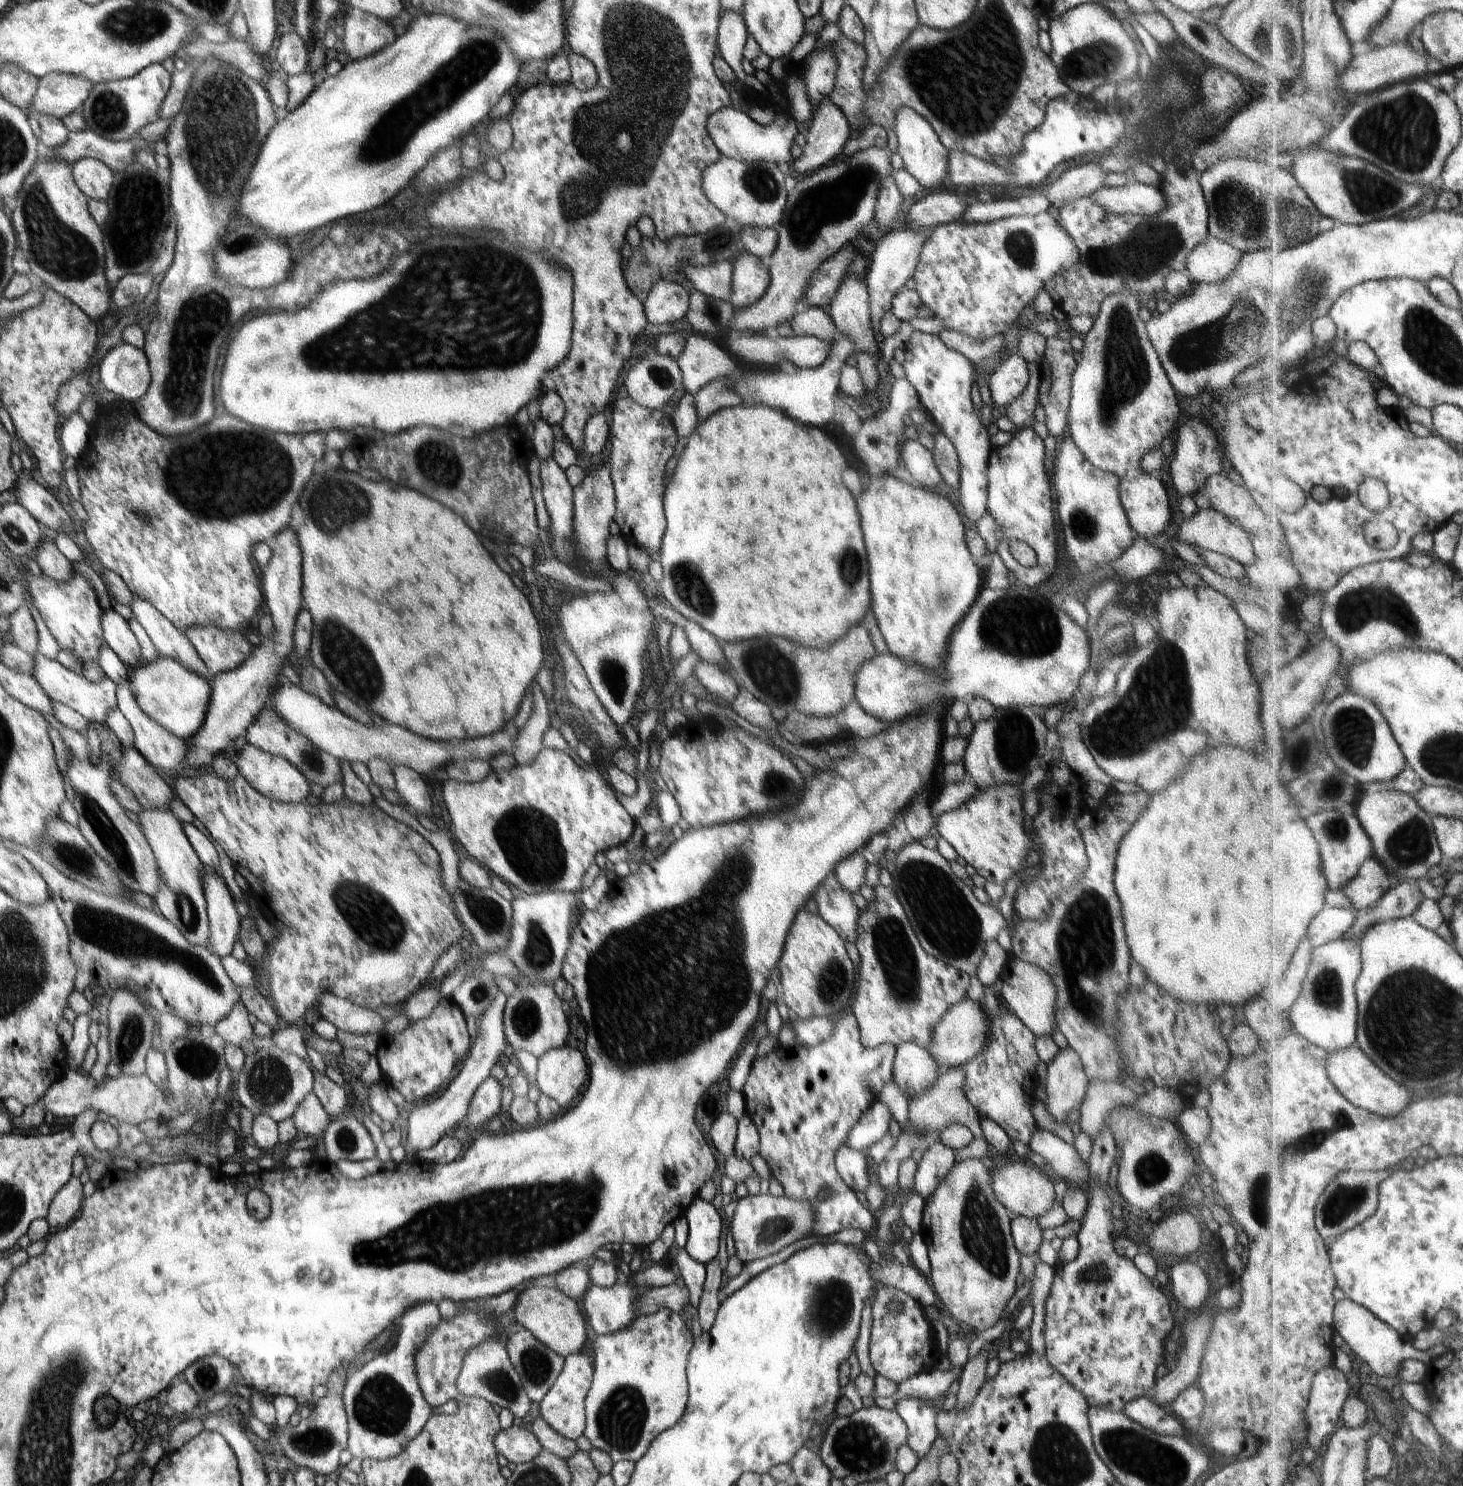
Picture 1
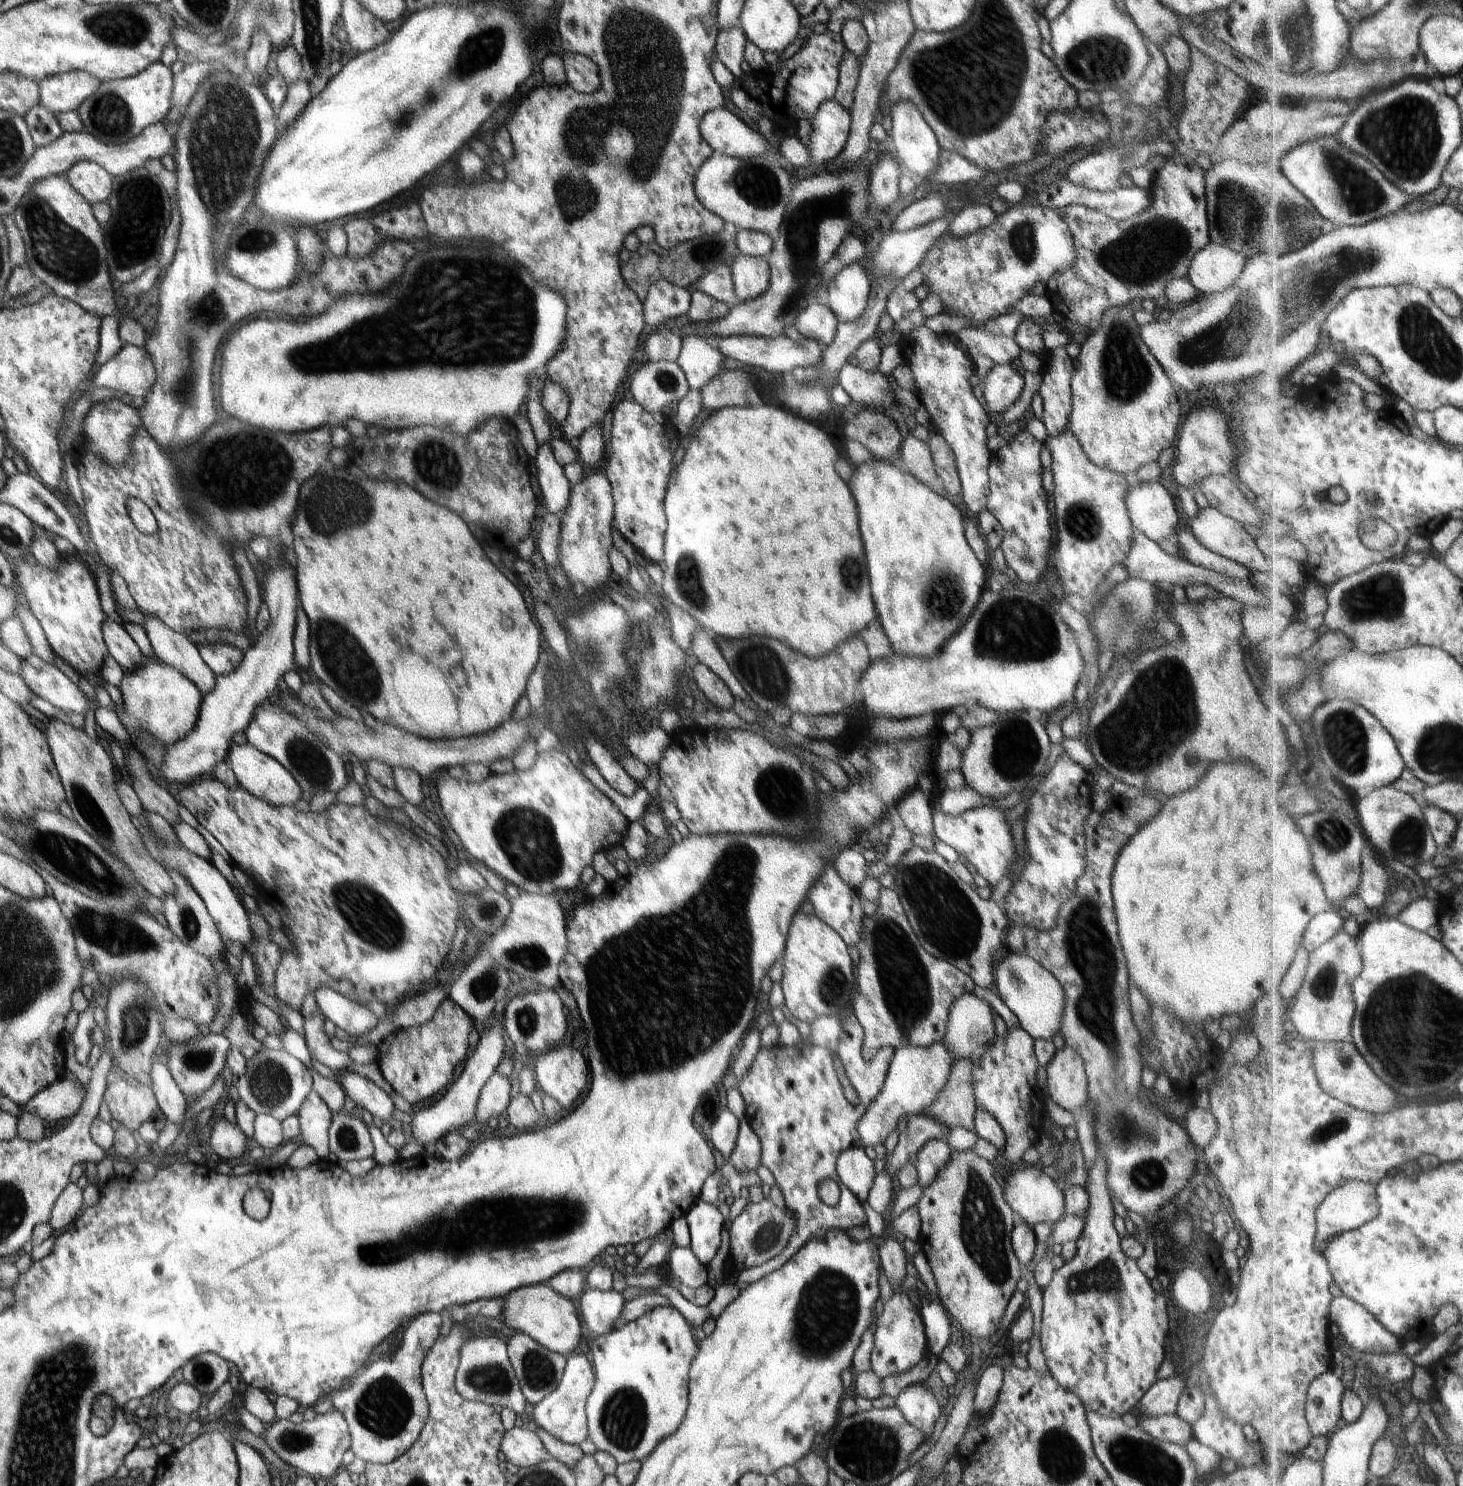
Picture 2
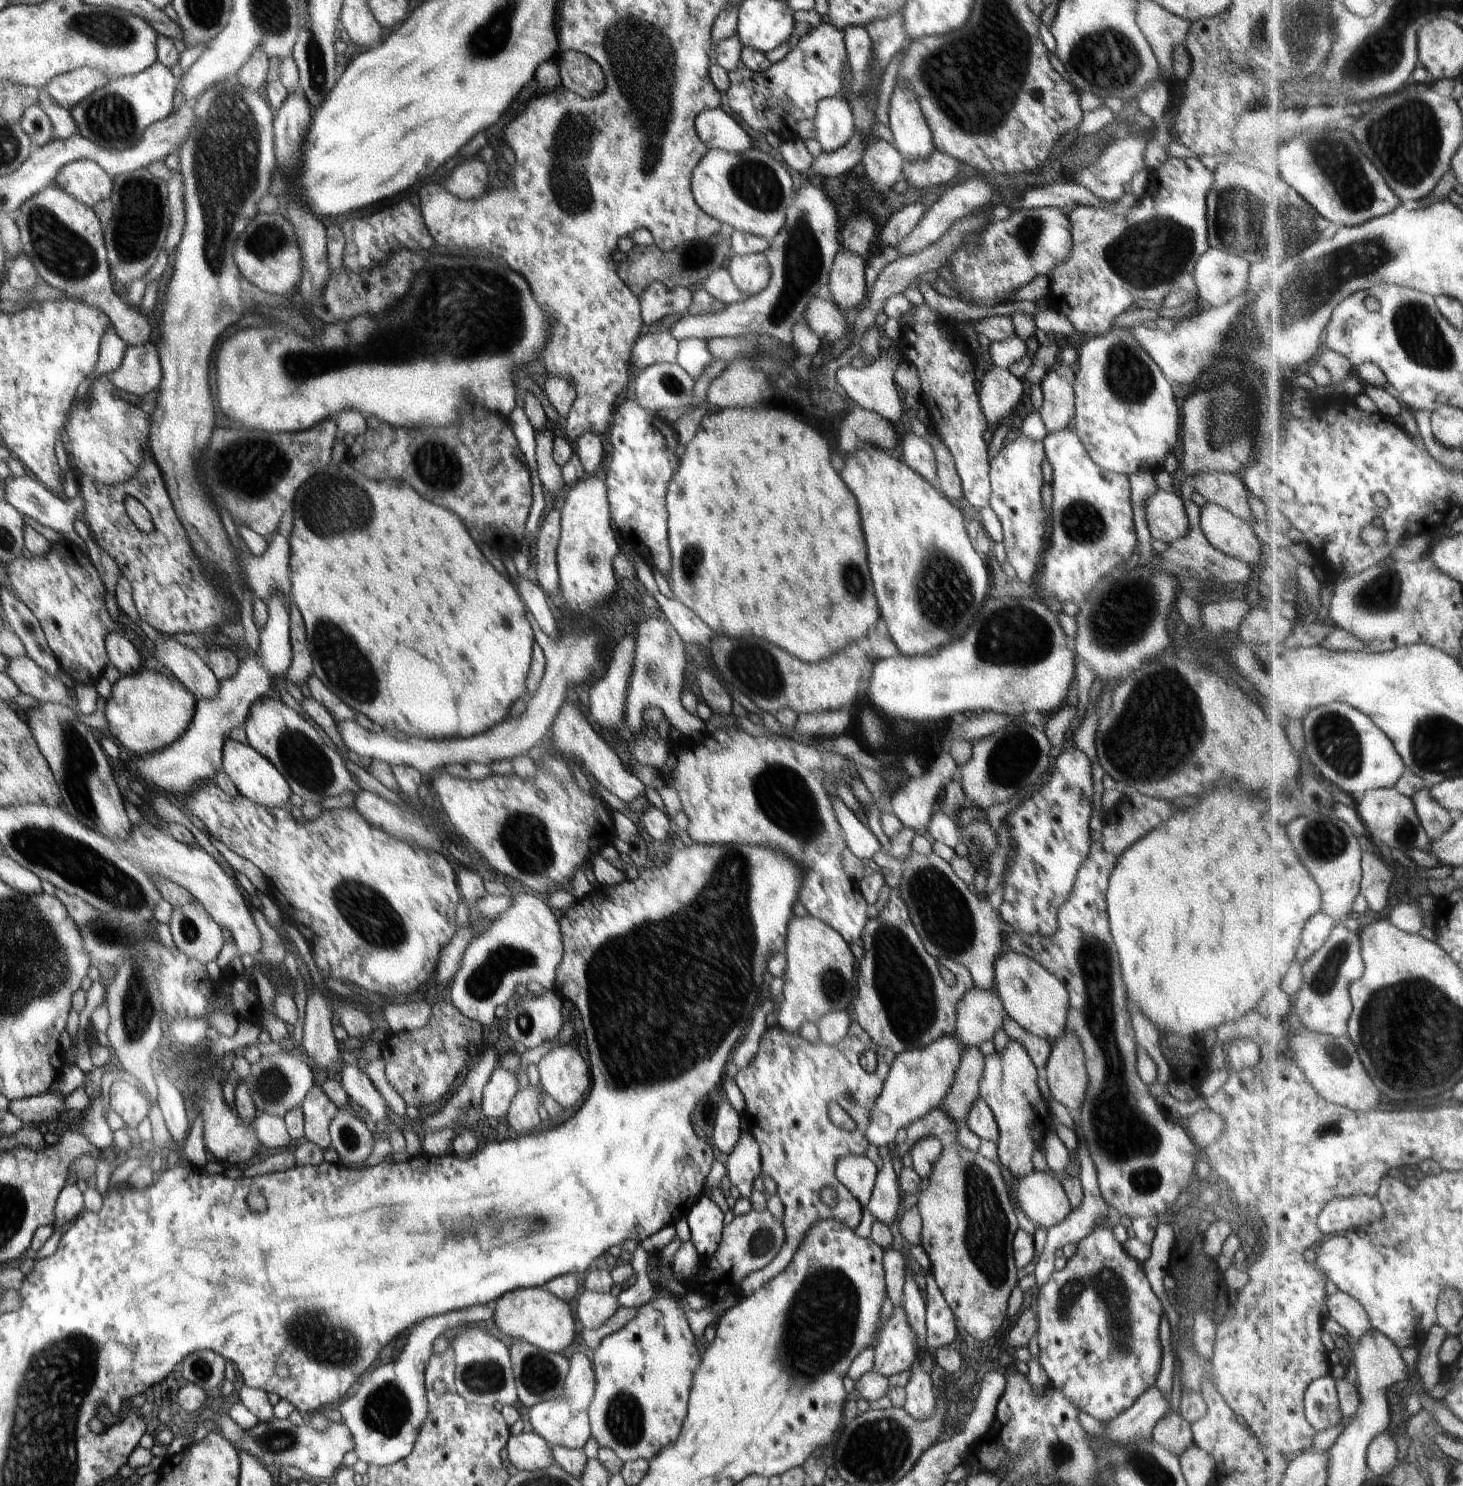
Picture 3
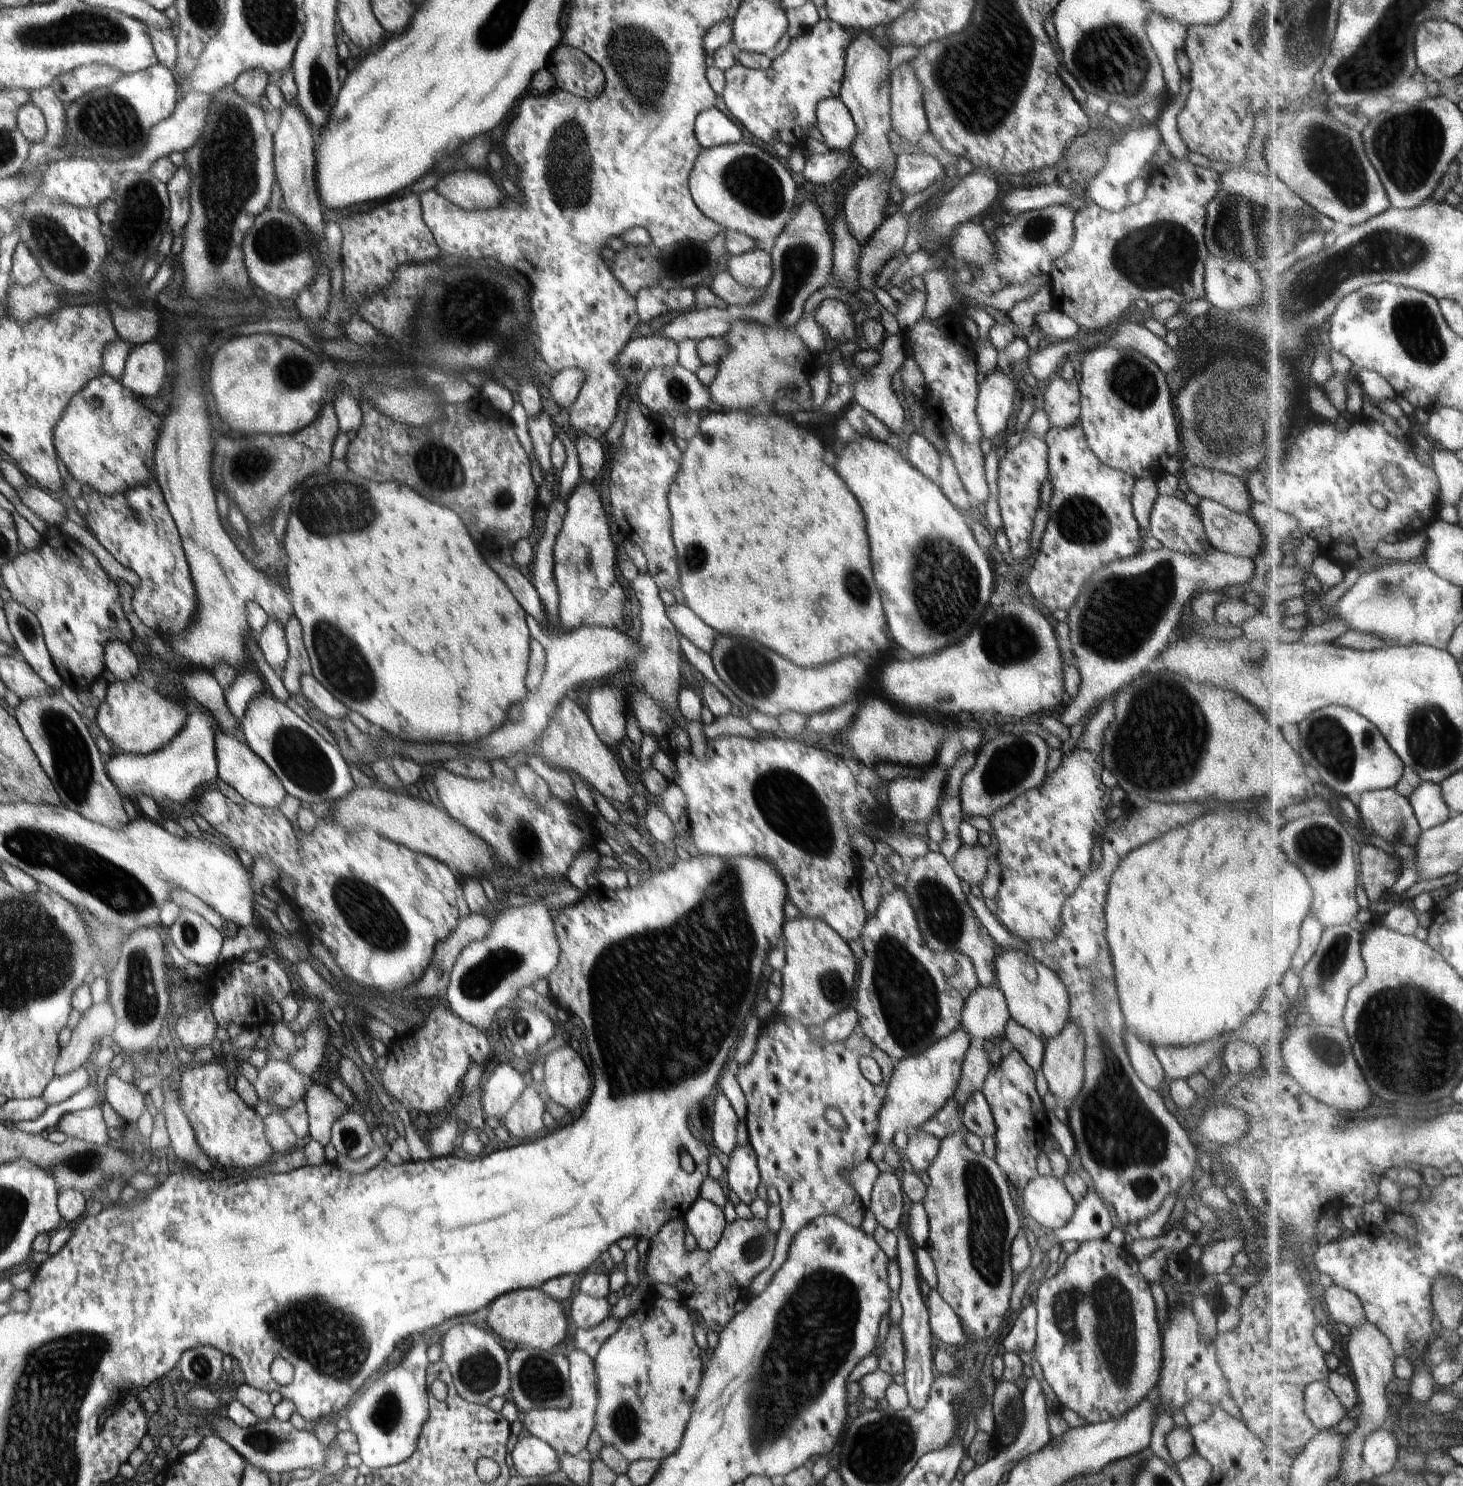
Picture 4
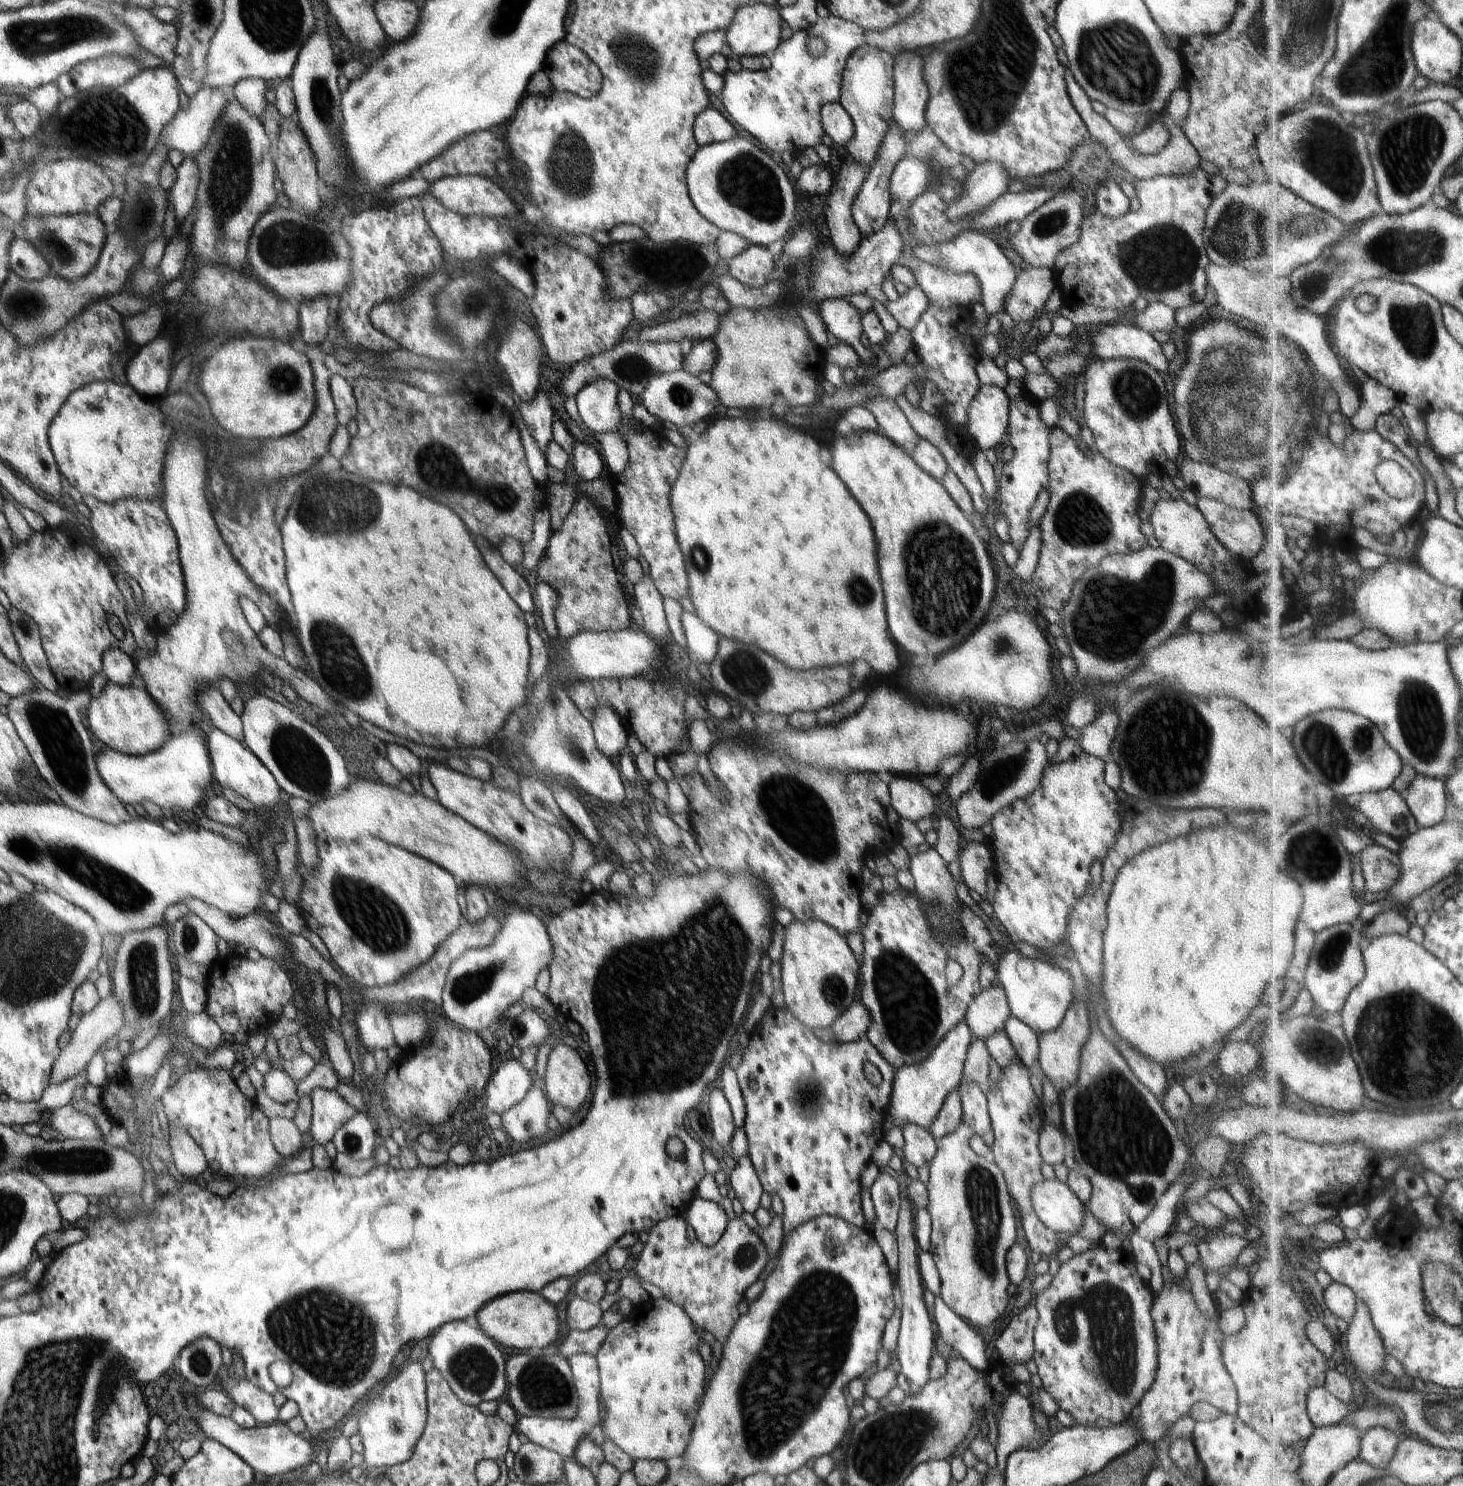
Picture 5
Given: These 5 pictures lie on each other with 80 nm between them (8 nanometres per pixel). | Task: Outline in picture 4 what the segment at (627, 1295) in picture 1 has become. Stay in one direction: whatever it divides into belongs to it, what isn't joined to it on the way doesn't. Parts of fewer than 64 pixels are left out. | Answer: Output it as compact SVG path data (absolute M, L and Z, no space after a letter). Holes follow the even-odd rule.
M580 1293L572 1300L570 1316L578 1328L591 1329L610 1316L611 1308L607 1298L597 1299Z

